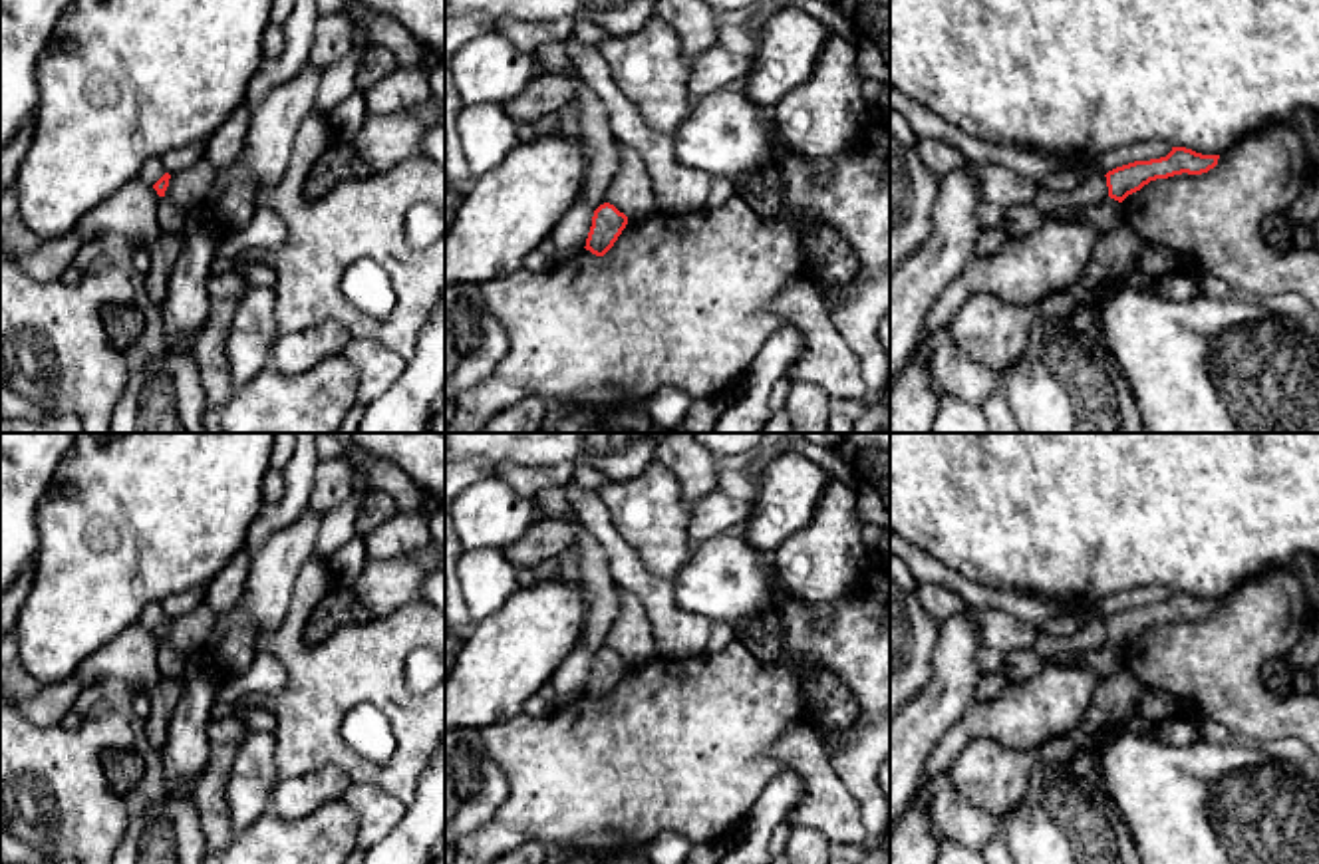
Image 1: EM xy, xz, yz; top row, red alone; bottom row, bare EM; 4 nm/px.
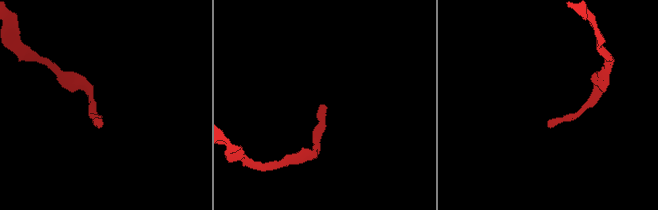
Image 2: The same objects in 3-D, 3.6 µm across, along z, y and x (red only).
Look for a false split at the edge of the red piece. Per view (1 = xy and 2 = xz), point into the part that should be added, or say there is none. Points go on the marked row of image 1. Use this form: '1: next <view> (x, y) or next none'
1: next none
2: next none

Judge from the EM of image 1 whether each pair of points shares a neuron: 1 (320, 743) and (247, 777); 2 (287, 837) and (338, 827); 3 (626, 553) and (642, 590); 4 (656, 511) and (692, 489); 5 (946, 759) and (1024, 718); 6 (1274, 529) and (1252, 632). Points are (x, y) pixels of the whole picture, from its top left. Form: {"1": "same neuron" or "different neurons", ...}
{"1": "different neurons", "2": "same neuron", "3": "same neuron", "4": "different neurons", "5": "same neuron", "6": "different neurons"}

